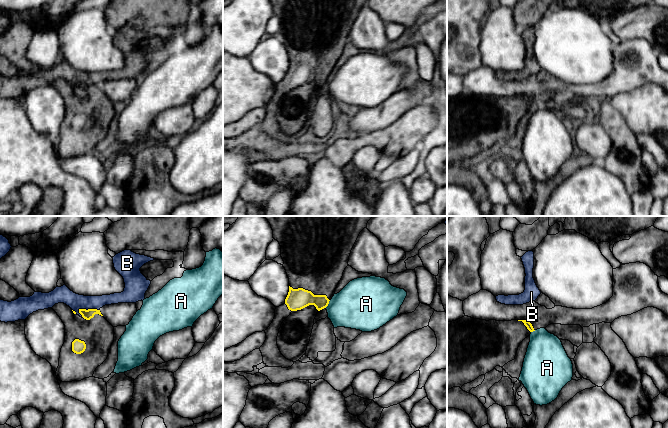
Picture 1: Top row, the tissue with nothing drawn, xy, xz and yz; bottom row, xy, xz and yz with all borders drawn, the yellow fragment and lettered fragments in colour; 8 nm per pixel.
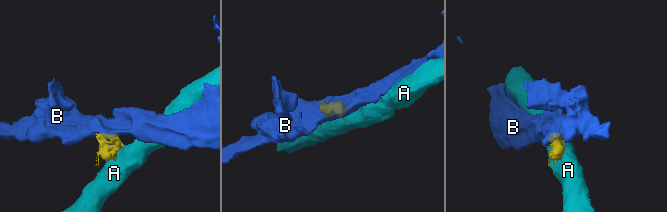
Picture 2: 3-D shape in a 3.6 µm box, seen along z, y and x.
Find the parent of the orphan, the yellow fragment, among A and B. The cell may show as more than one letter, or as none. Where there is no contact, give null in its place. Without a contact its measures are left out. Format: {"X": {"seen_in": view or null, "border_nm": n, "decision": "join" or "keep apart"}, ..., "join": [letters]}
{"A": {"seen_in": "xz", "border_nm": 80, "decision": "keep apart"}, "B": {"seen_in": "xy", "border_nm": 180, "decision": "keep apart"}, "join": []}

